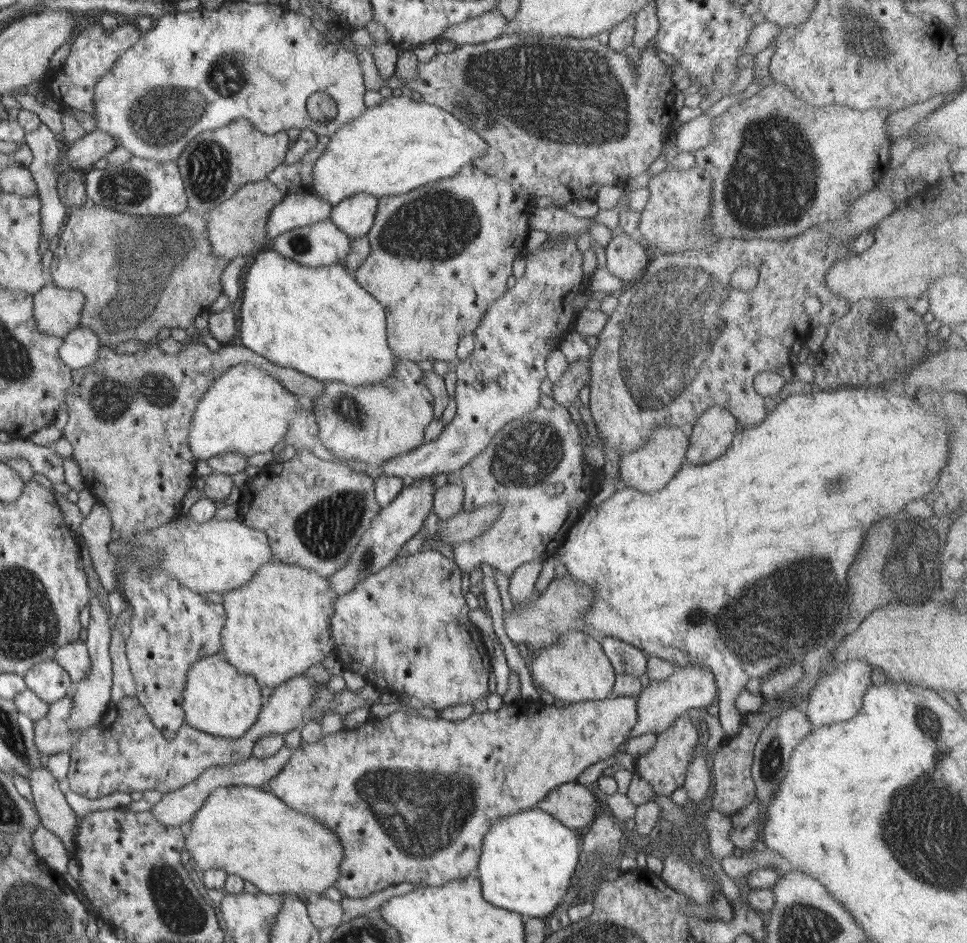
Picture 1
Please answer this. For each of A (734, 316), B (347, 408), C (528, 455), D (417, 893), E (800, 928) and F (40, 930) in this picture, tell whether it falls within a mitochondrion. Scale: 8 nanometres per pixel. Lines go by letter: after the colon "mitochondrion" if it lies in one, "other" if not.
A: mitochondrion
B: mitochondrion
C: mitochondrion
D: other
E: mitochondrion
F: mitochondrion

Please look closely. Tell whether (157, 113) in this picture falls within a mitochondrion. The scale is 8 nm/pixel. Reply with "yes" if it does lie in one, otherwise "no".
yes

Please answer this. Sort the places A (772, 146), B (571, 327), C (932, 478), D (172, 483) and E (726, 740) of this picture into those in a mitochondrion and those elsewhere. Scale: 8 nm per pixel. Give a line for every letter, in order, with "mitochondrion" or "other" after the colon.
A: mitochondrion
B: other
C: other
D: other
E: other

